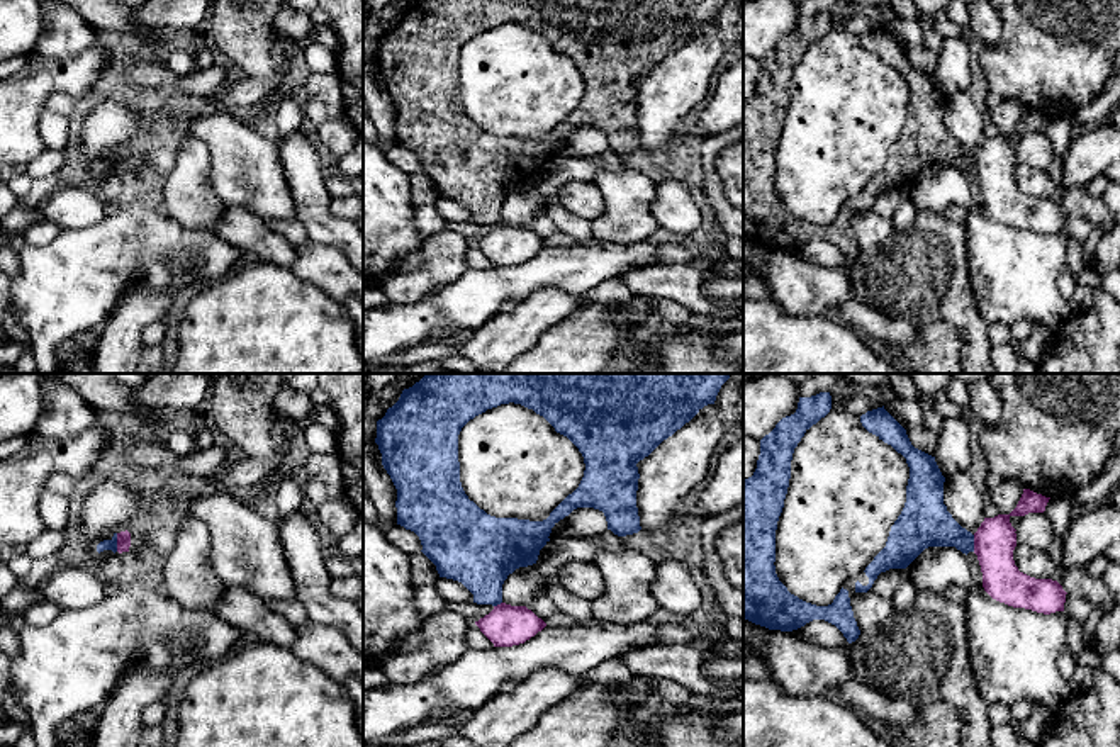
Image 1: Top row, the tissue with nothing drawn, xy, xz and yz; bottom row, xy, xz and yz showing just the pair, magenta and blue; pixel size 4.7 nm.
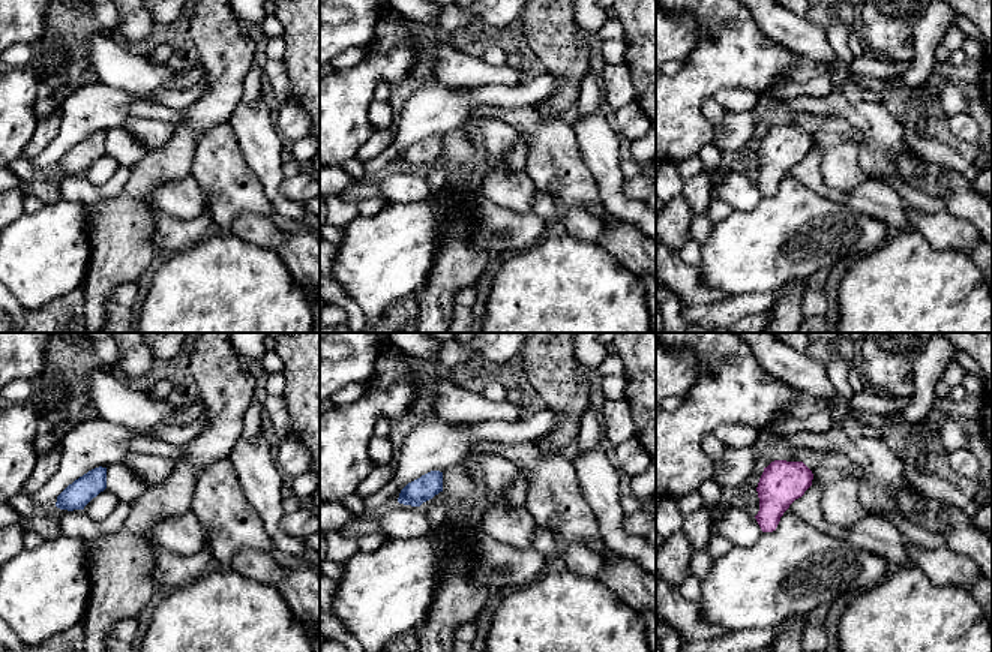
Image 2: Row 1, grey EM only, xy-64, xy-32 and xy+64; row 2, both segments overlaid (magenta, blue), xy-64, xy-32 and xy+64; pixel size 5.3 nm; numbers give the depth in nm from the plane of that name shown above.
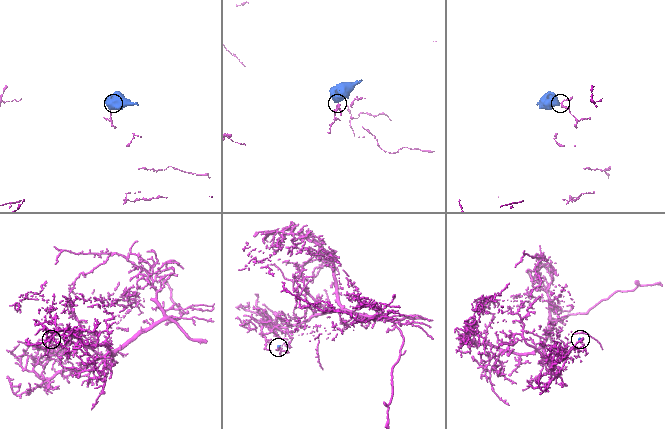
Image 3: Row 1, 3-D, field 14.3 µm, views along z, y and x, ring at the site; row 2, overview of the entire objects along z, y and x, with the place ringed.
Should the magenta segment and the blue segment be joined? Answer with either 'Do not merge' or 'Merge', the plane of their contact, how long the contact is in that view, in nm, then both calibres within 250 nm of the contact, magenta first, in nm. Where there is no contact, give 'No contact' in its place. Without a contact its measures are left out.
Do not merge. Touches magenta in xy. Shared border 90 nm. Thickness 60 nm (magenta) against 50 nm

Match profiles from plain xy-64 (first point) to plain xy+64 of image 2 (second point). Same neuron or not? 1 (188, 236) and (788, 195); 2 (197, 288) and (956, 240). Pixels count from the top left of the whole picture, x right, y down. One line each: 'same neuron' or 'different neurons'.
1: same neuron
2: different neurons

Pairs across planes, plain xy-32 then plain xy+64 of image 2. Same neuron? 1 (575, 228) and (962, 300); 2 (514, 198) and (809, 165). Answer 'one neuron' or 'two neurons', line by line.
1: two neurons
2: two neurons

